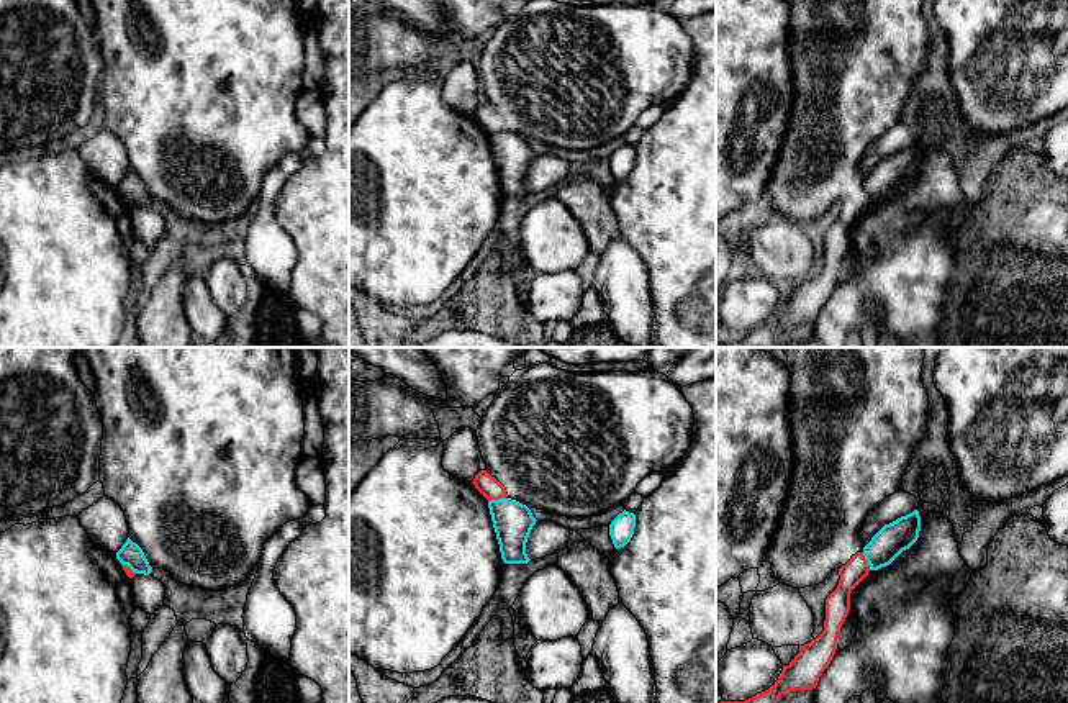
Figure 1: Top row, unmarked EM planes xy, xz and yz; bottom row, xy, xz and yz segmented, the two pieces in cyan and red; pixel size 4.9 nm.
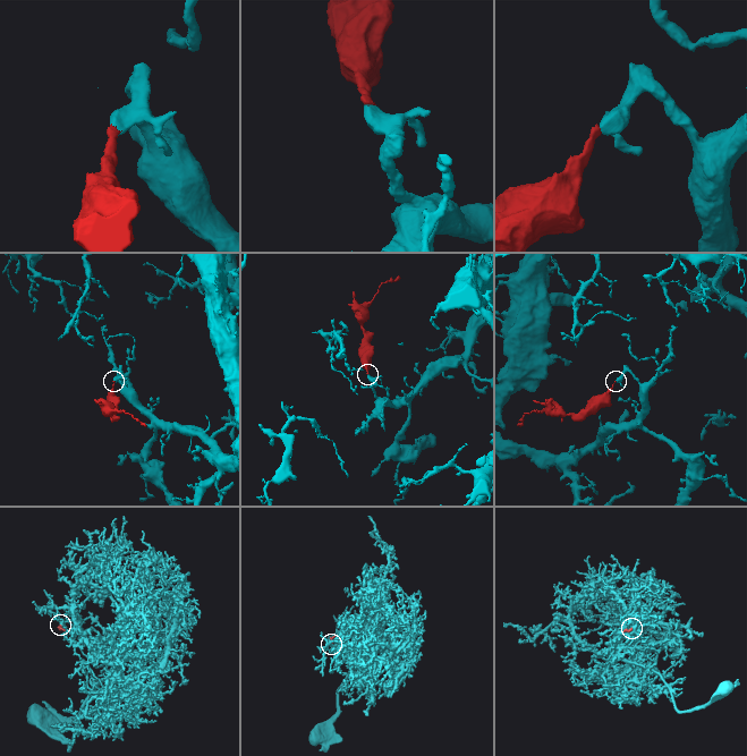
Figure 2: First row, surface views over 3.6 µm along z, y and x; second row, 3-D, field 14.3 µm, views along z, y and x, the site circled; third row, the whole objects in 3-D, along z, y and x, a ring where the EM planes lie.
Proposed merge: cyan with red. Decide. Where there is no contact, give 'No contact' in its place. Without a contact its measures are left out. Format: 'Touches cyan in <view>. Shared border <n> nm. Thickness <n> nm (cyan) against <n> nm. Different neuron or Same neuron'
Touches cyan in xz. Shared border 90 nm. Thickness 190 nm (cyan) against 100 nm. Different neuron

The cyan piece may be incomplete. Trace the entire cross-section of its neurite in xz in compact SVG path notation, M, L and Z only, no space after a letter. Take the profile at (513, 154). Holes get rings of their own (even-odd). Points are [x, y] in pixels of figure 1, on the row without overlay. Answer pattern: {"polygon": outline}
{"polygon": "M511 131L488 134L493 161L505 197L527 197L526 175L536 151L531 143Z"}

